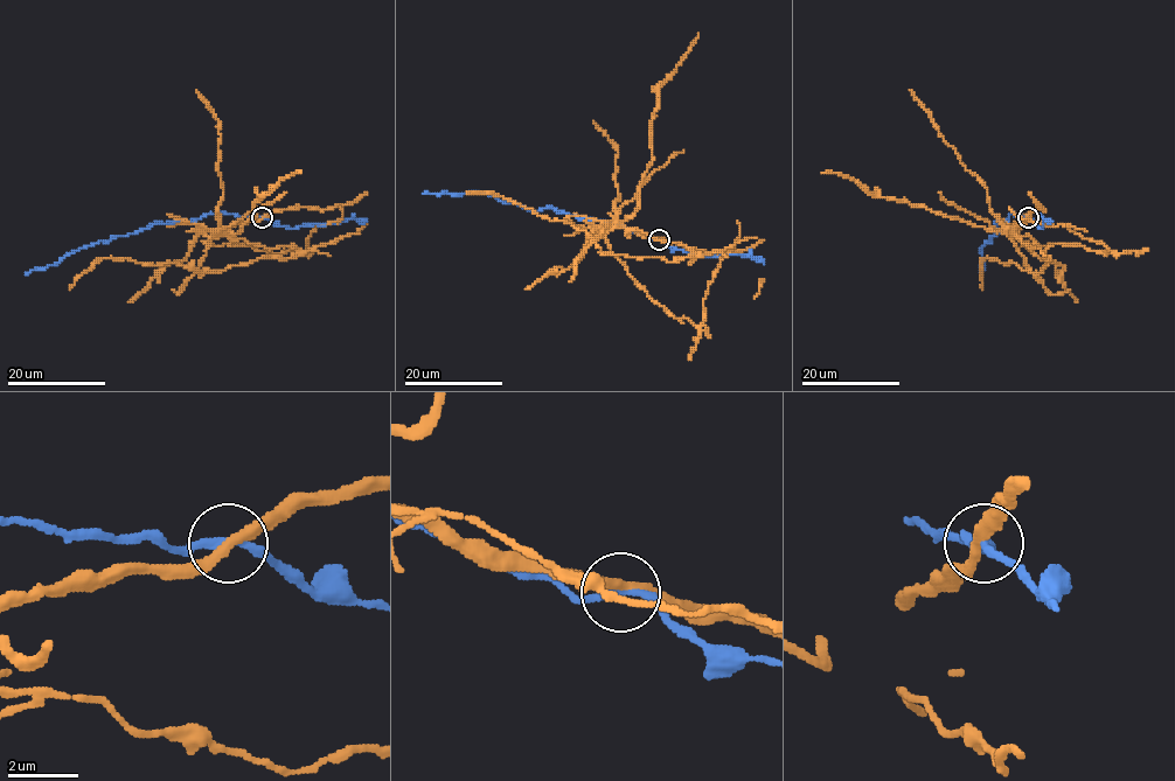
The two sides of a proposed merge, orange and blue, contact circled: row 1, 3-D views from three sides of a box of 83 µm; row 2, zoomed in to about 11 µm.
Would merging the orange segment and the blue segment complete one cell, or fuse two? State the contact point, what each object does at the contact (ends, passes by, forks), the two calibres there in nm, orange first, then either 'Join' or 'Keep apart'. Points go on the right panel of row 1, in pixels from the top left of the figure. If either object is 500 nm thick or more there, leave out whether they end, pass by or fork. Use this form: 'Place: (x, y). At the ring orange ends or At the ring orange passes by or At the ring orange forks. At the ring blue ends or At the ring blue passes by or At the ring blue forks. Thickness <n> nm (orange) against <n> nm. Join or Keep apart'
Place: (1028, 217). At the ring orange passes by. At the ring blue passes by. Thickness 300 nm (orange) against 220 nm. Keep apart

